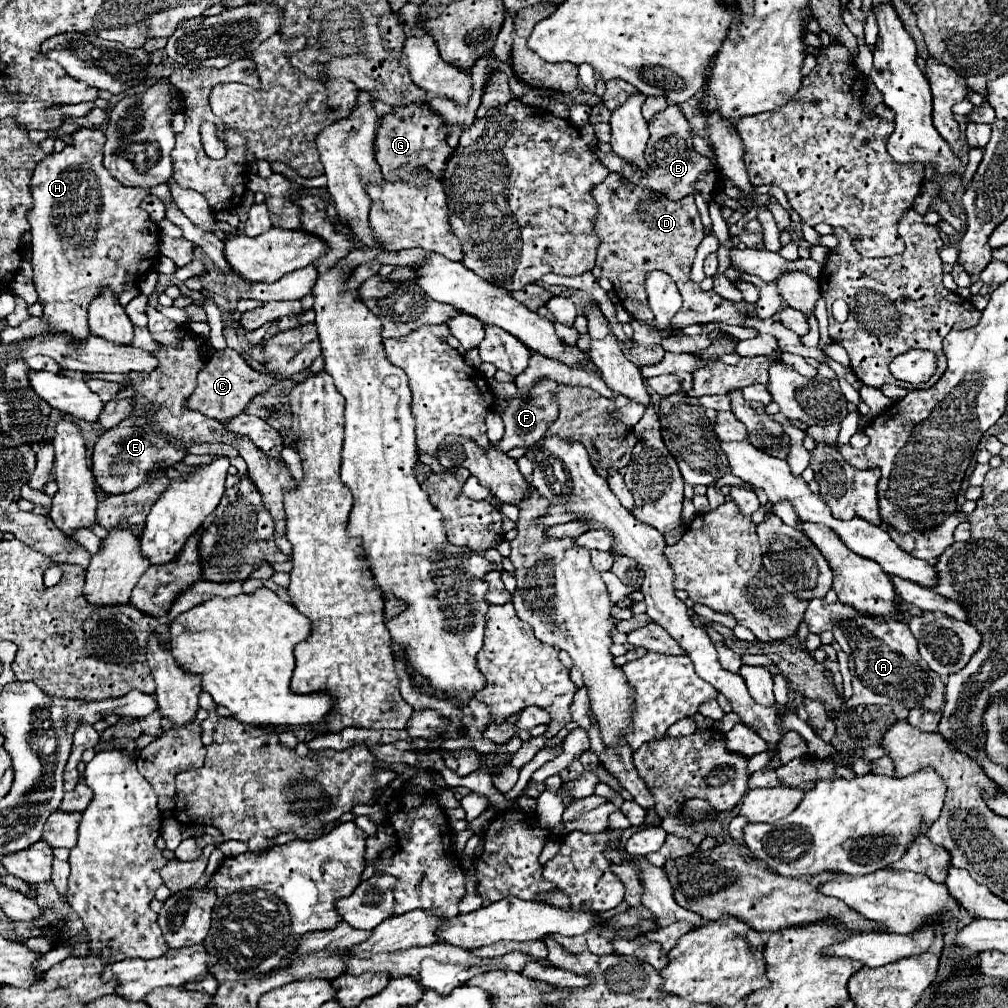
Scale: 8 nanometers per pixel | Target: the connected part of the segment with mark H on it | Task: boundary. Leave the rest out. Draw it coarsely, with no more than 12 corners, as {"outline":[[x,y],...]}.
{"outline":[[82,127],[38,163],[30,261],[48,333],[154,269],[158,225]]}

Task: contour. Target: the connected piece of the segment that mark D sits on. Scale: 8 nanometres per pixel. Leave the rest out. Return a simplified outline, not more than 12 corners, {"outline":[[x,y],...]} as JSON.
{"outline":[[610,173],[594,187],[594,277],[652,321],[646,277],[682,295],[676,327],[748,313],[690,279],[704,225],[680,201]]}

